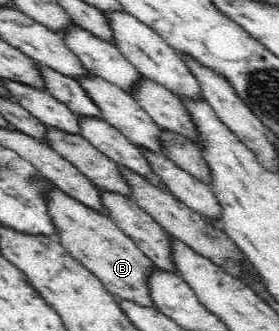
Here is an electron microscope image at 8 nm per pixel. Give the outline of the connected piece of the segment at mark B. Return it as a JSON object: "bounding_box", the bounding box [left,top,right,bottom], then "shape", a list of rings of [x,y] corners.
{"bounding_box":[47,179,156,309],"shape":[[[47,179],[49,183],[48,208],[52,214],[56,228],[56,239],[60,242],[65,250],[77,261],[79,261],[89,272],[104,284],[105,289],[118,300],[130,301],[135,305],[145,306],[146,308],[156,309],[155,302],[150,294],[149,282],[151,272],[153,272],[154,262],[135,244],[132,238],[129,238],[120,228],[119,225],[110,217],[99,214],[96,210],[81,204],[81,202],[67,196],[64,192],[57,189]]]}

